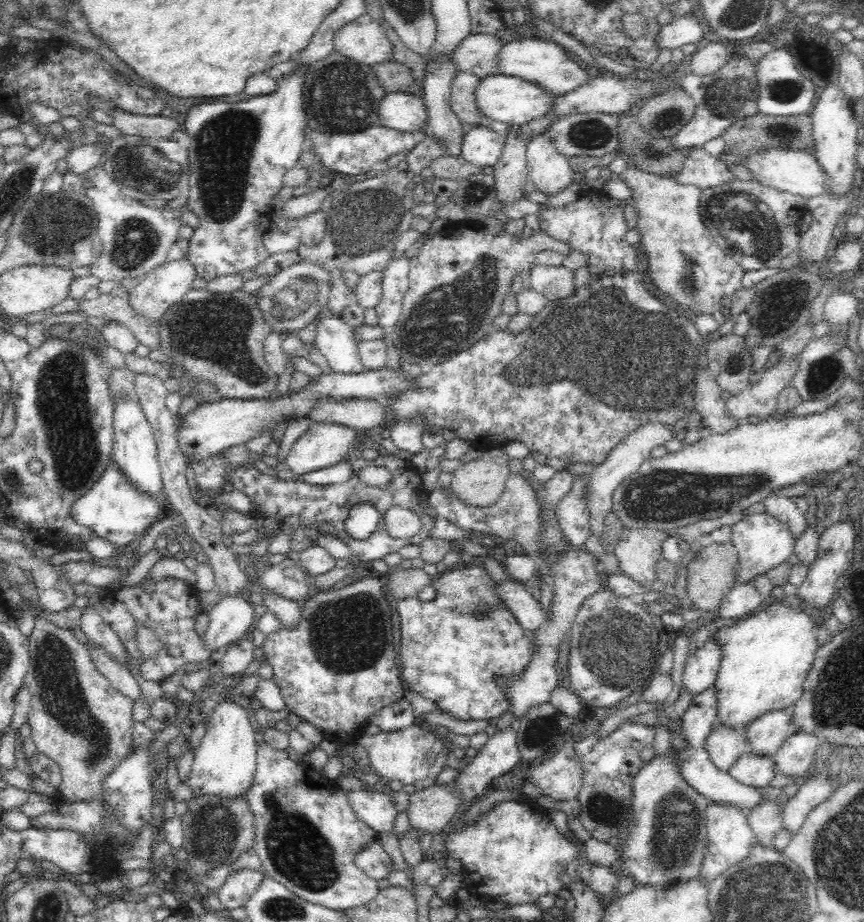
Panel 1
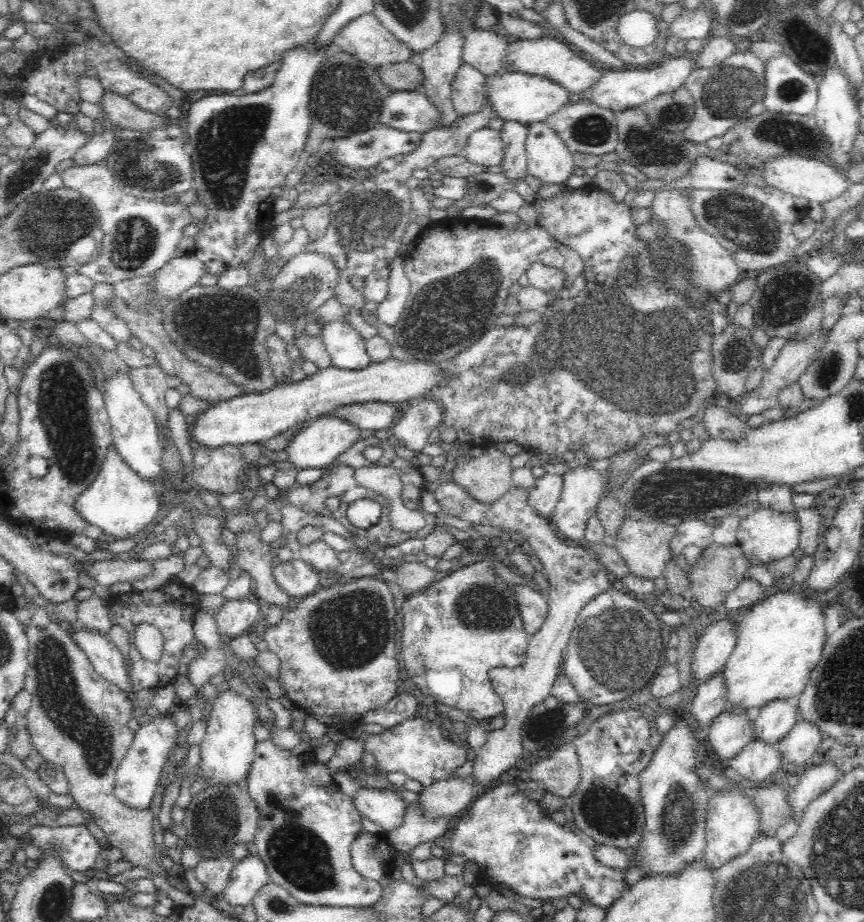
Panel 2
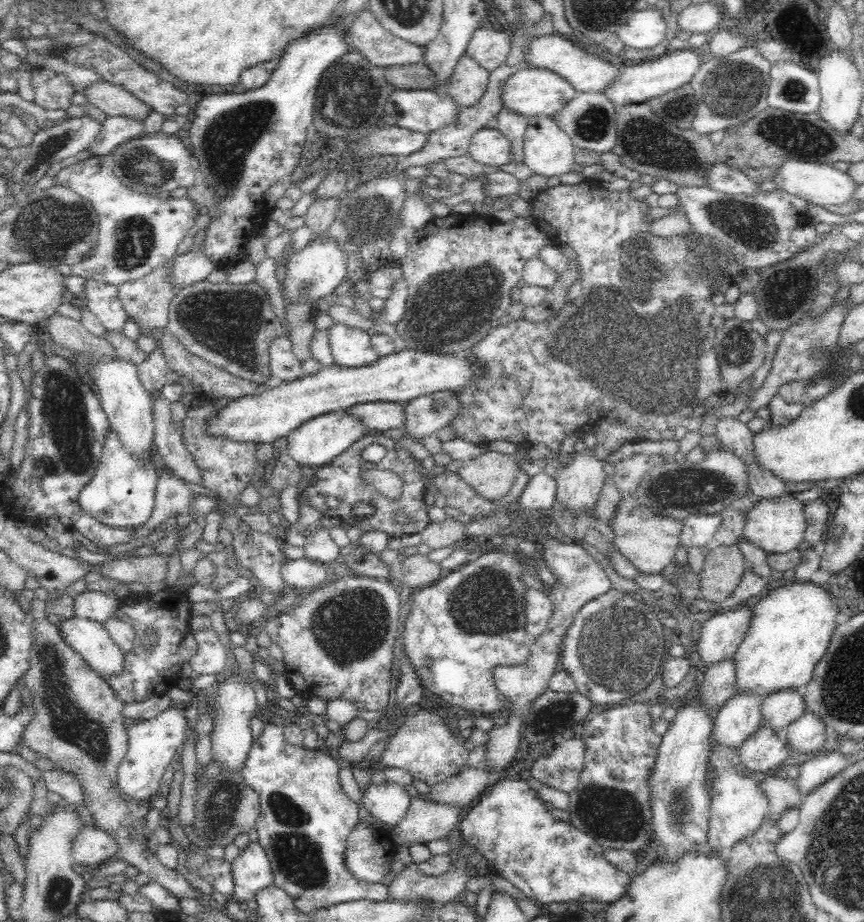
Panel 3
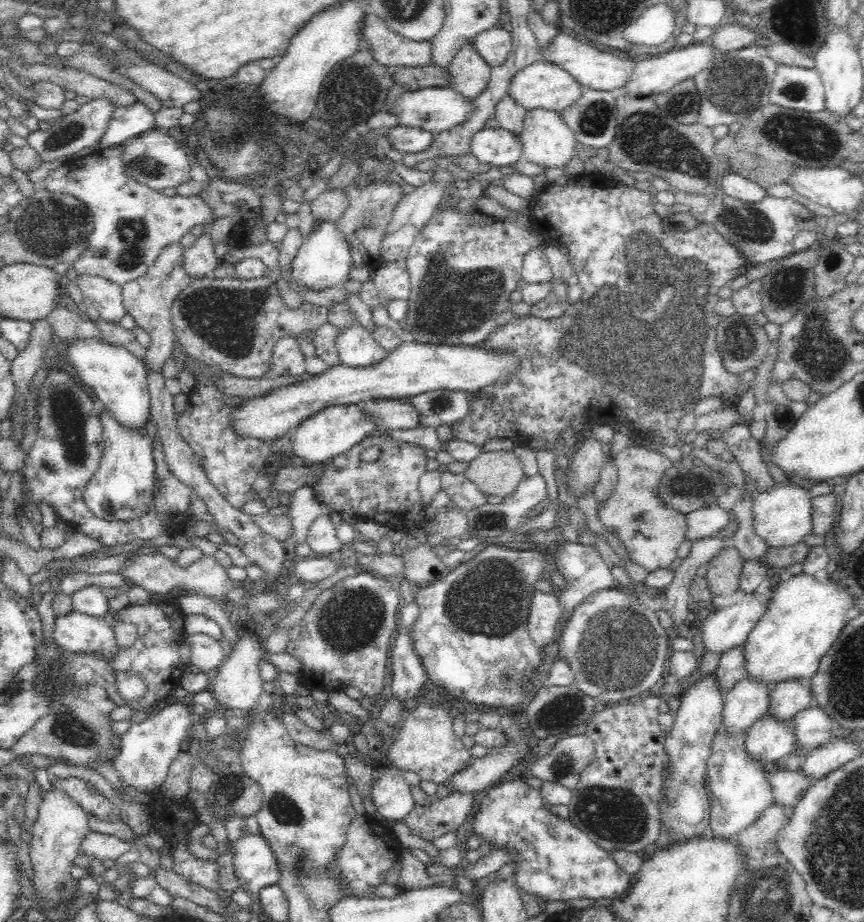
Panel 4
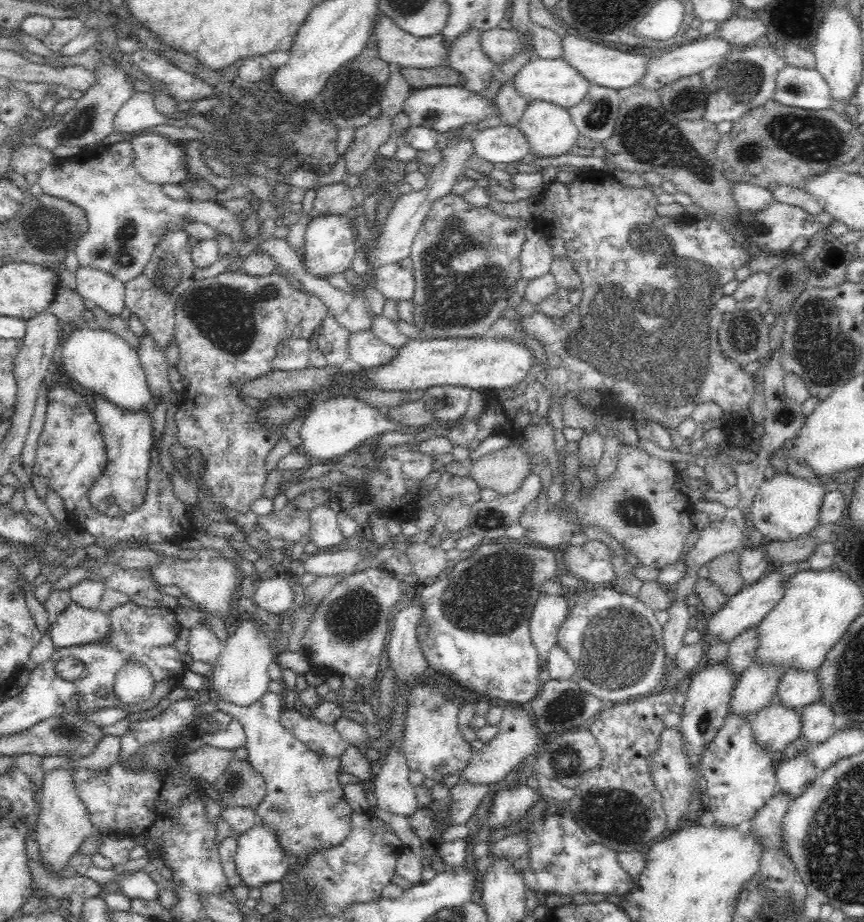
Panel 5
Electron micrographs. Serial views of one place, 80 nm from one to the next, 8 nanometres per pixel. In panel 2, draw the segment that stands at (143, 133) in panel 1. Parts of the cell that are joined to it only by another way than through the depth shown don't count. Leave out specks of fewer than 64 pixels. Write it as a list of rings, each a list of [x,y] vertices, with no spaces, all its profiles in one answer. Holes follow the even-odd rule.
[[[105,90],[100,100],[100,105],[108,120],[117,126],[130,130],[159,130],[166,128],[169,124],[164,121],[164,117],[153,112],[138,108],[126,96],[117,92]]]

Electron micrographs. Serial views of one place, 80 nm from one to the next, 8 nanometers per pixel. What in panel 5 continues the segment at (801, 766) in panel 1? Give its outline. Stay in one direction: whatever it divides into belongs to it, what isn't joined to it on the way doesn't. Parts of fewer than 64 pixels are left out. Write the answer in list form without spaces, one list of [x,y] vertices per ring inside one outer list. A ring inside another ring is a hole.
[[[822,698],[808,704],[800,713],[801,742],[809,747],[828,740],[837,729],[834,711]]]

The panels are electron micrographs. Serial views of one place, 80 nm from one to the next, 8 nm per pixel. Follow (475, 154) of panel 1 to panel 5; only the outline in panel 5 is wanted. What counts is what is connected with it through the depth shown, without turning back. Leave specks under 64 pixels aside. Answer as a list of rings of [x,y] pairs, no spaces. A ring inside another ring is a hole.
[[[500,124],[478,131],[473,138],[474,151],[483,160],[511,163],[531,154],[530,142],[520,130],[519,124]]]

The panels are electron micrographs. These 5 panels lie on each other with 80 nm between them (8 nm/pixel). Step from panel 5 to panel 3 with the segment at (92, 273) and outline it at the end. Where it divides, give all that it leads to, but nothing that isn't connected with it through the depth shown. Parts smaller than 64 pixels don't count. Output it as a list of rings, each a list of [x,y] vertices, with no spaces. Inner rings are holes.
[[[88,279],[82,296],[86,299],[89,310],[98,316],[105,330],[120,332],[129,317],[123,309],[114,284]]]

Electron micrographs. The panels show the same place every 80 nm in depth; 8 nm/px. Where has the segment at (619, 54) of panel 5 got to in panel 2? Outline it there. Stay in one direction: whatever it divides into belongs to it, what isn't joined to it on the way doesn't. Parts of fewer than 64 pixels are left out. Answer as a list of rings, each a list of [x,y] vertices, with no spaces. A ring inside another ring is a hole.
[[[550,34],[531,40],[510,39],[510,44],[506,51],[505,64],[511,66],[514,71],[547,76],[573,96],[590,90],[608,71],[596,67],[588,58],[584,59],[578,50],[572,48],[562,38]]]

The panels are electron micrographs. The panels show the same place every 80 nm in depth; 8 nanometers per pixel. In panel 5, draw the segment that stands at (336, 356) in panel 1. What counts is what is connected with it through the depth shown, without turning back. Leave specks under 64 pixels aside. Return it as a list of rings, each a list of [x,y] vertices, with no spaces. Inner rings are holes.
[[[371,330],[349,334],[349,363],[358,364],[364,369],[384,366],[397,355],[399,348],[380,340]]]

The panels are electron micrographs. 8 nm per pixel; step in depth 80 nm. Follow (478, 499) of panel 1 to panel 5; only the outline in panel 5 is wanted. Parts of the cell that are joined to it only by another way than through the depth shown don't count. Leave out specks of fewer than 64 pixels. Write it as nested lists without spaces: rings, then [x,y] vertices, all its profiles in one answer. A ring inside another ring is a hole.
[[[515,442],[474,461],[470,468],[469,477],[481,488],[492,488],[499,495],[507,495],[516,492],[531,472],[530,454],[520,443]]]

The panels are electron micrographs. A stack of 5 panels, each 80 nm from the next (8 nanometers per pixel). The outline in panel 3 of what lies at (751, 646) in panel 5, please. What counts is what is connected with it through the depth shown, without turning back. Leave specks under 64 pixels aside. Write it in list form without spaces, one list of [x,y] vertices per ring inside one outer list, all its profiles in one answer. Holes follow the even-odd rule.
[[[732,656],[729,660],[710,665],[699,694],[706,707],[719,710],[736,690],[736,661]]]

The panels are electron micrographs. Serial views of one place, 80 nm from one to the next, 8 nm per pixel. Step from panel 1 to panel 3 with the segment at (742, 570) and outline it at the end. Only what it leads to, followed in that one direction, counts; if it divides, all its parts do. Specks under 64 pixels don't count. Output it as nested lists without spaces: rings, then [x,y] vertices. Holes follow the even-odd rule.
[[[784,492],[776,498],[760,498],[745,518],[743,536],[768,552],[788,552],[804,541],[807,518],[804,516],[806,504],[792,492]]]

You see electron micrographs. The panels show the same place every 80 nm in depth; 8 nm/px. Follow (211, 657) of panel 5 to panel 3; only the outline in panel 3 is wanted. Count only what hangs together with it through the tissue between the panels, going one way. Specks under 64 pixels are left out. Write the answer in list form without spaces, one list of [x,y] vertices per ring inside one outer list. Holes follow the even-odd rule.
[[[202,630],[194,634],[198,650],[190,658],[195,674],[217,675],[226,670],[225,646],[213,630]]]

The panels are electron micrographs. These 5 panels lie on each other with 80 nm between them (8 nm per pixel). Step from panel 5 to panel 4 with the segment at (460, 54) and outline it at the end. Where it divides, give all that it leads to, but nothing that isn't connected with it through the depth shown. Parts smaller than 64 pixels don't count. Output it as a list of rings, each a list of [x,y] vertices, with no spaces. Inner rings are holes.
[[[473,38],[460,46],[447,69],[452,77],[451,87],[468,100],[484,92],[491,77],[491,66],[478,54]]]

